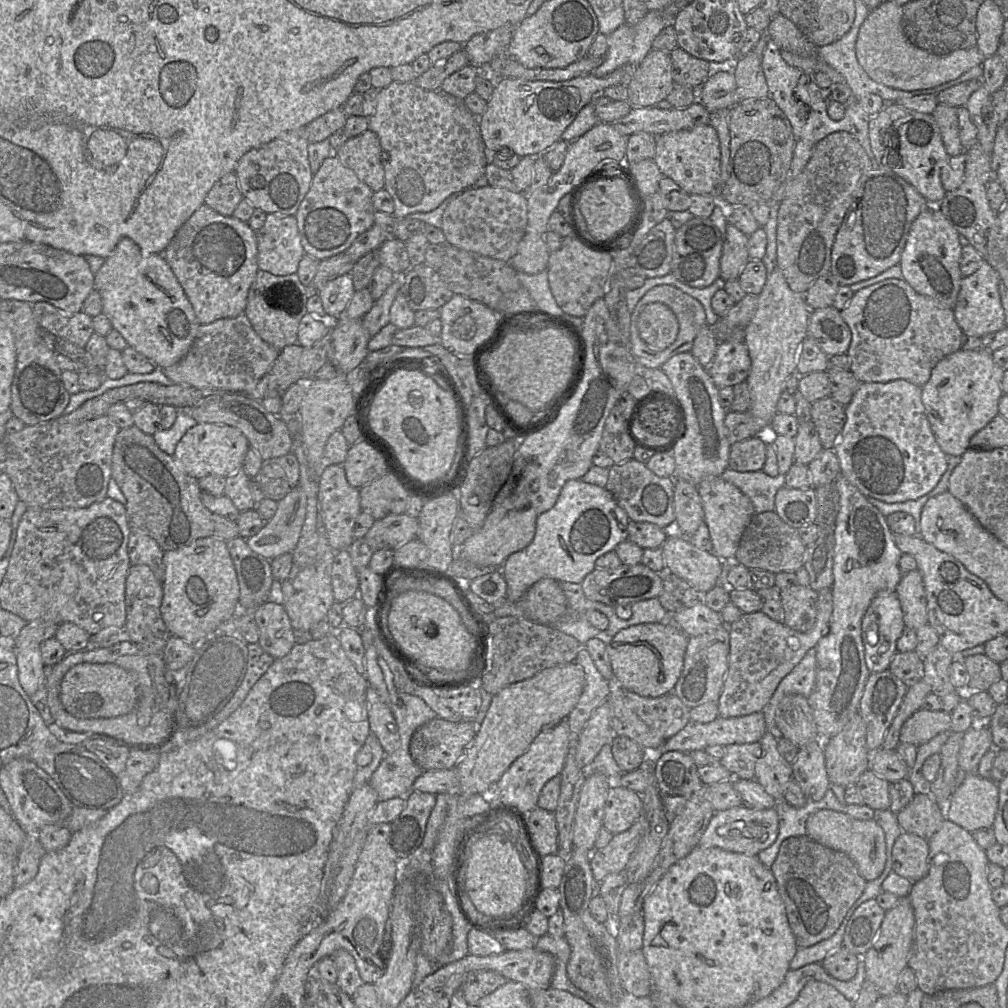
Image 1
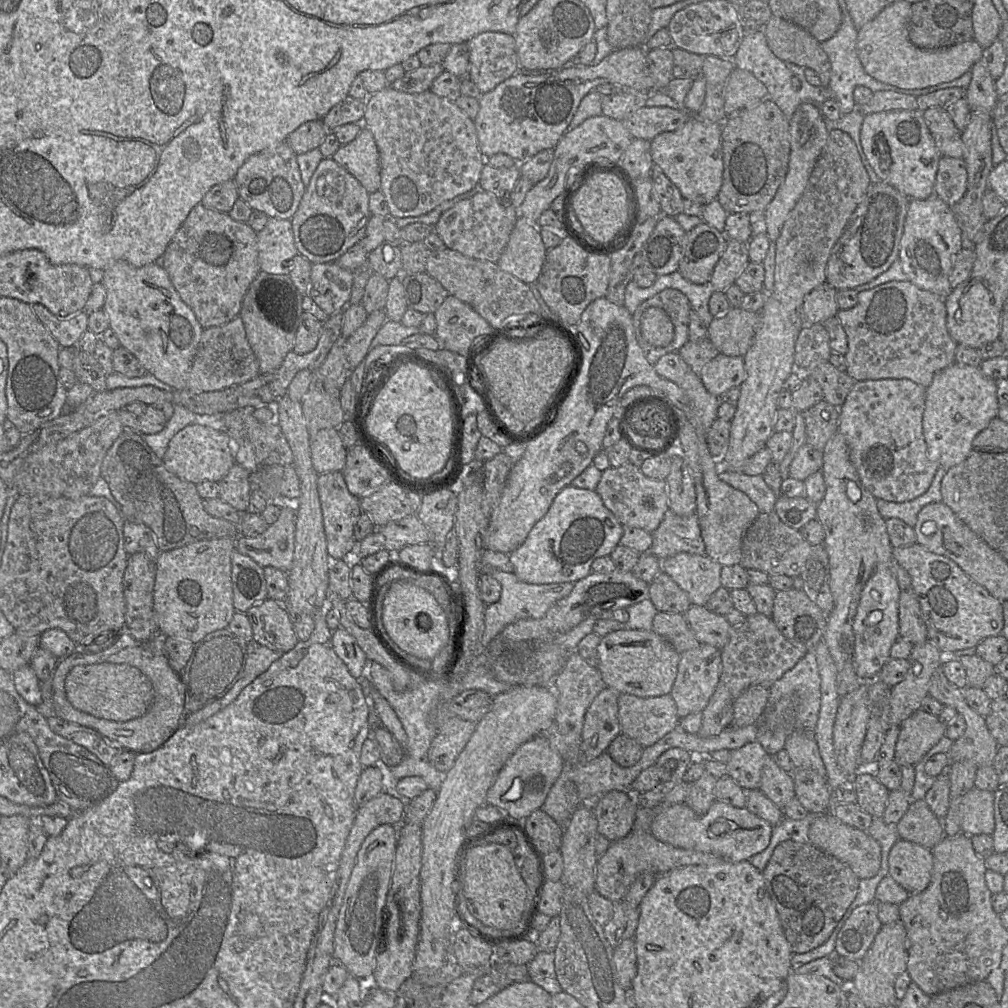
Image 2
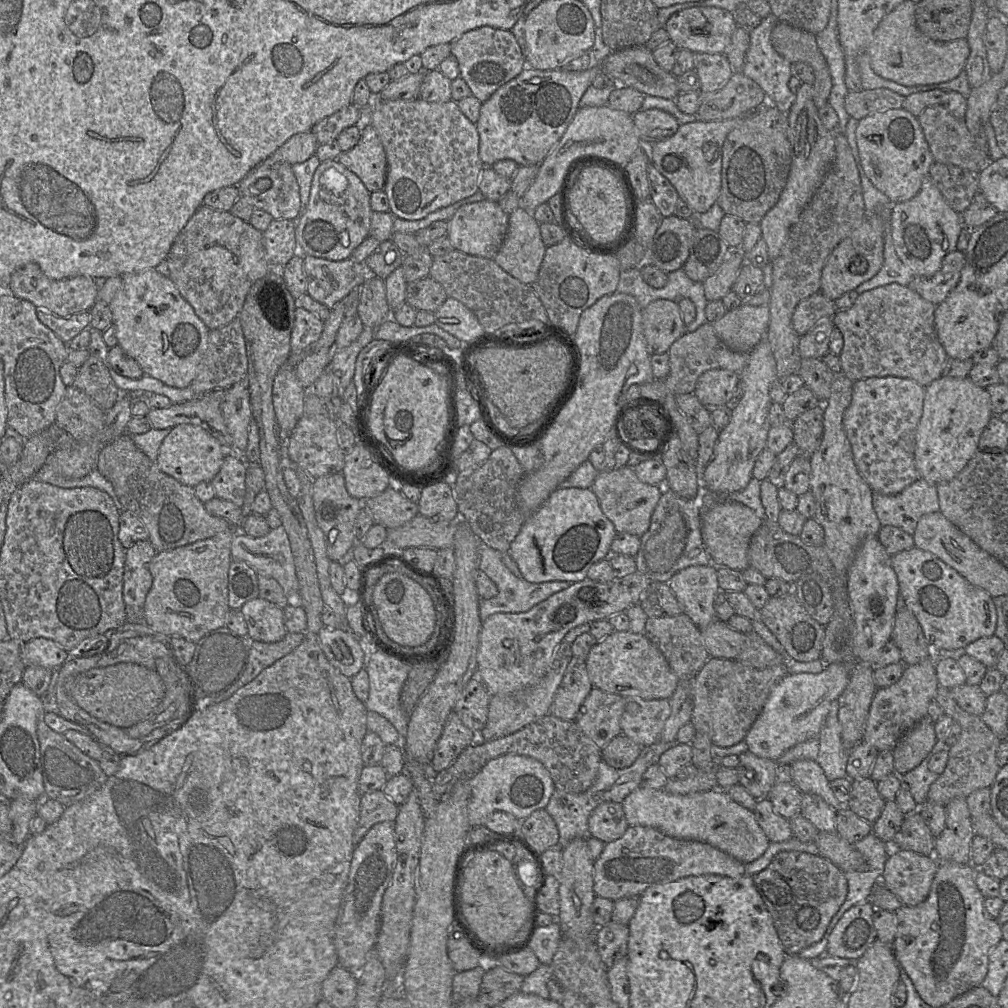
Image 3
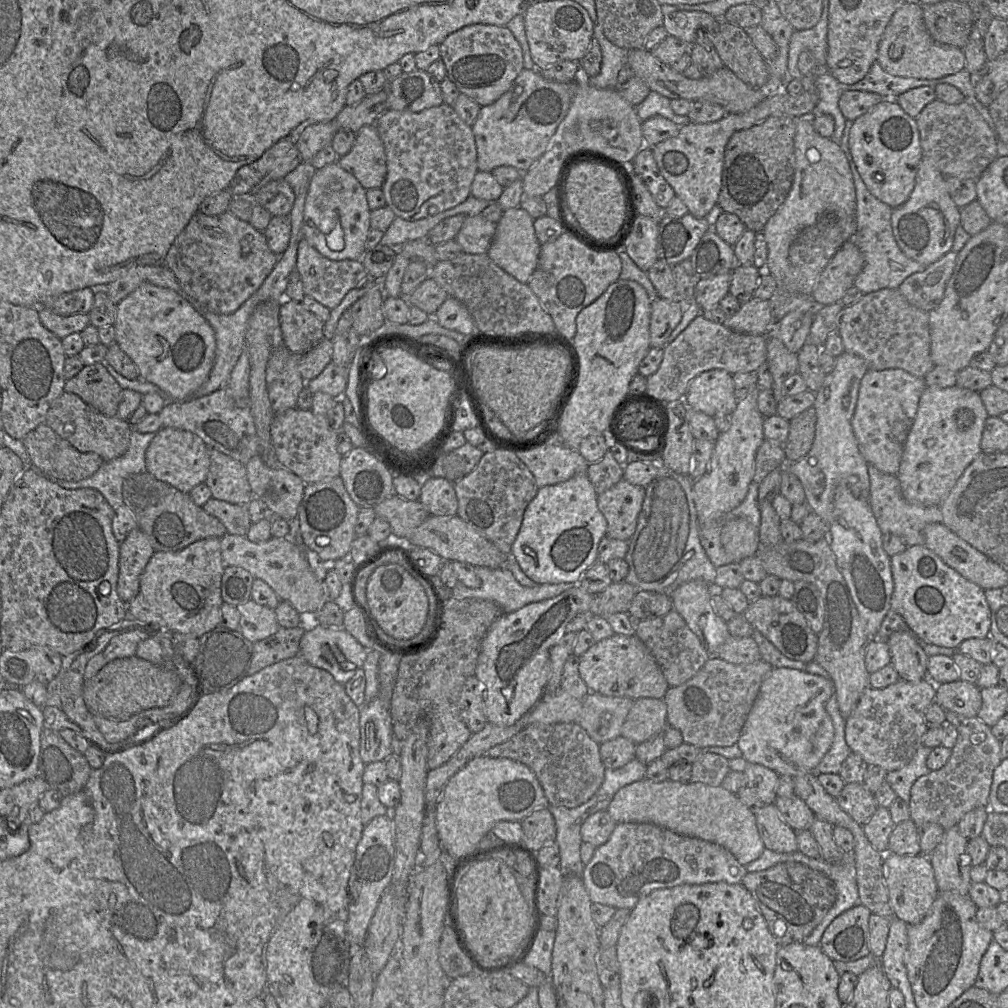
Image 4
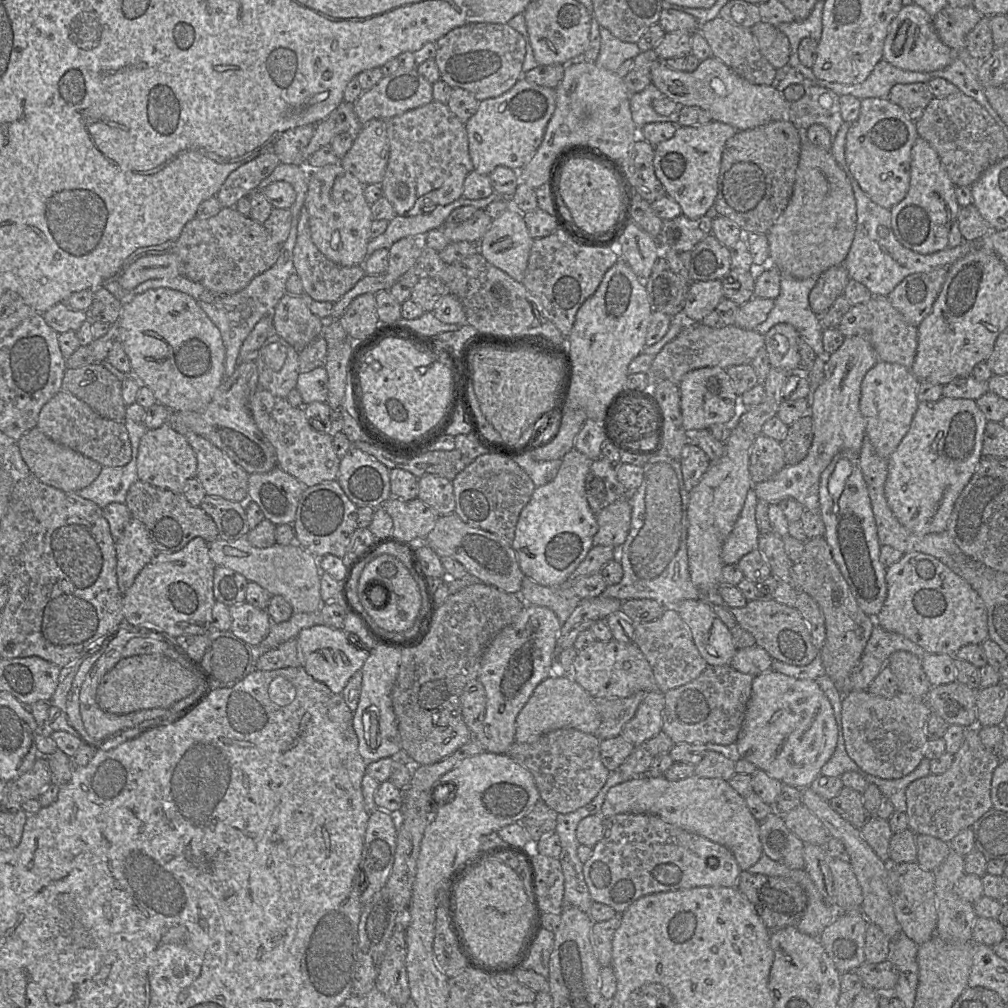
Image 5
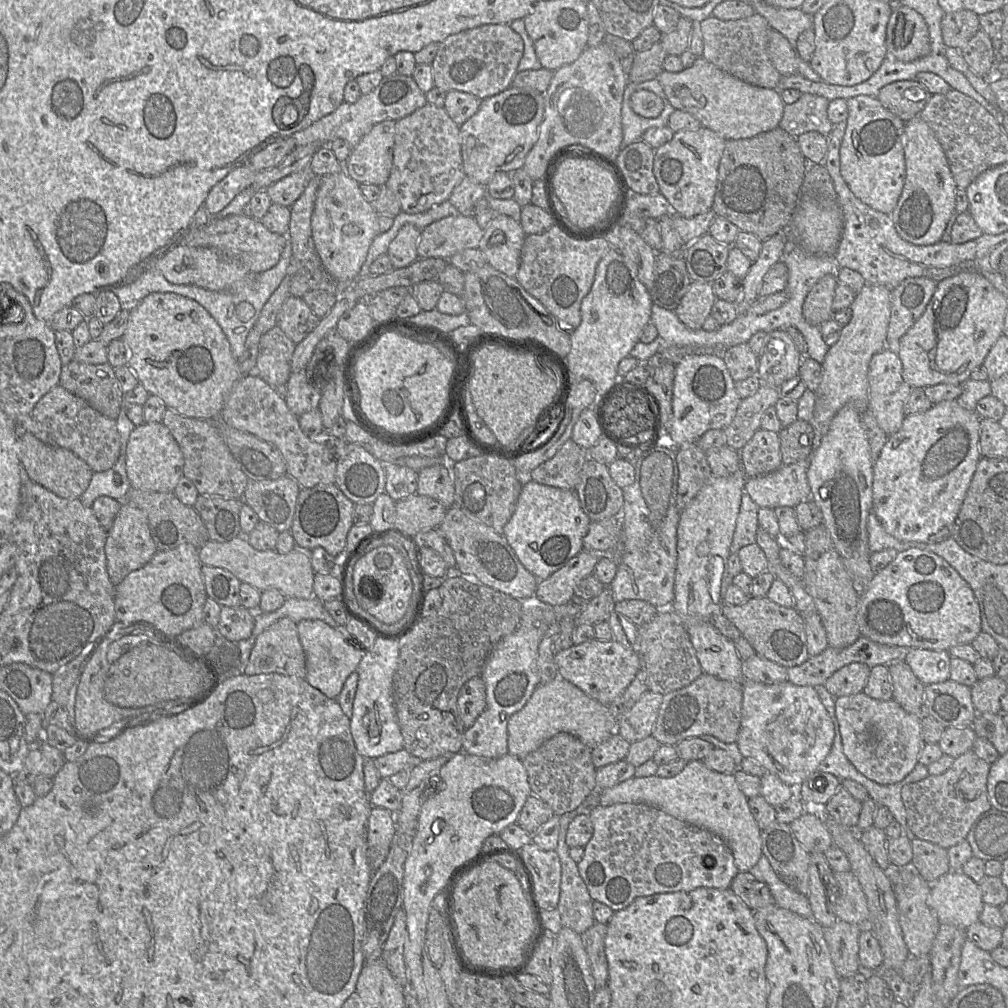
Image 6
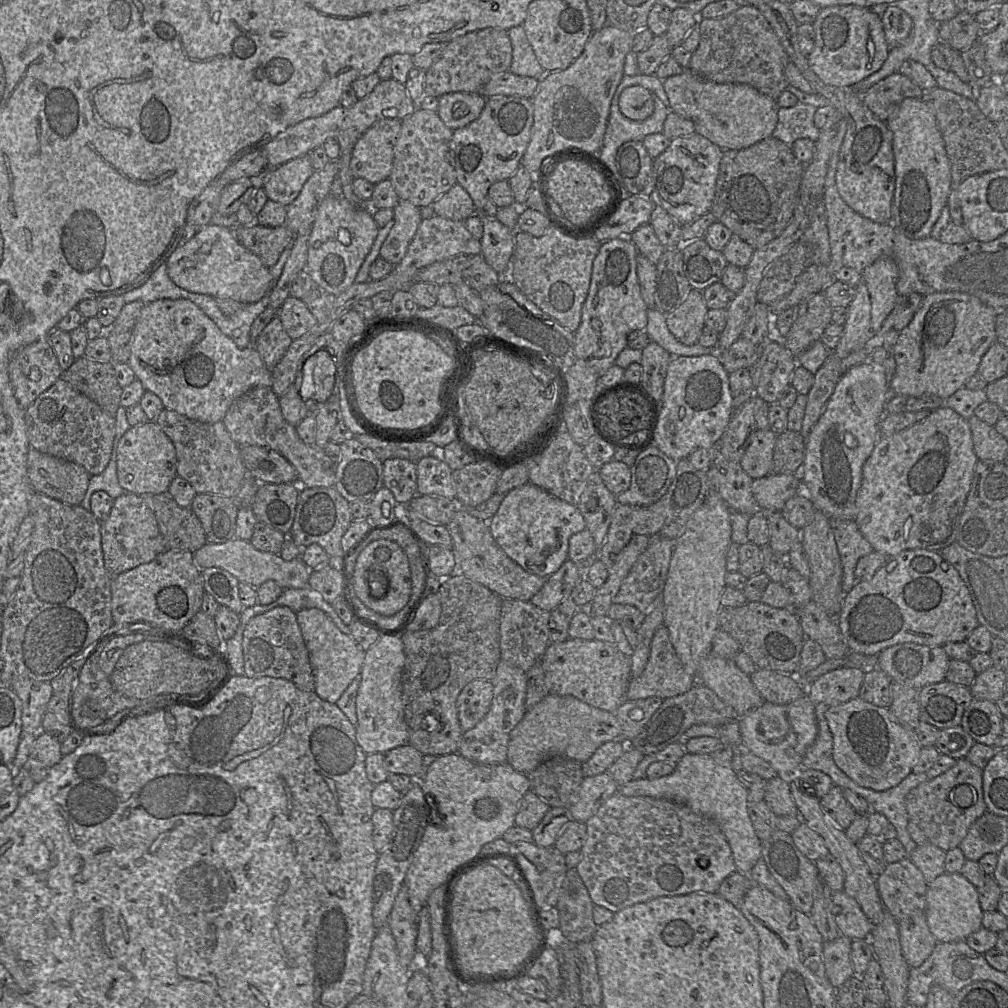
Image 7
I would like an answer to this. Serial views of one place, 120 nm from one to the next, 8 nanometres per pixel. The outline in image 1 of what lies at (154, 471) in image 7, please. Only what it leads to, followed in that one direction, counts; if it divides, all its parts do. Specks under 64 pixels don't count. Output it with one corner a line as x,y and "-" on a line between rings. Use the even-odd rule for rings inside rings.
197,423
177,443
173,459
187,475
200,479
208,475
228,477
242,468
248,449
247,438
237,428
214,423

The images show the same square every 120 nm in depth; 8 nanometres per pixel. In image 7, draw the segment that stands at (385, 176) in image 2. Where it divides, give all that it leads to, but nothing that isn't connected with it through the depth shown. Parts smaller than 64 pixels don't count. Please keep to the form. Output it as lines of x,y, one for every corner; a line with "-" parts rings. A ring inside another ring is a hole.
417,108
402,119
401,131
394,146
394,158
389,180
399,198
418,208
432,205
439,197
457,184
455,158
452,150
453,130
447,127
437,112

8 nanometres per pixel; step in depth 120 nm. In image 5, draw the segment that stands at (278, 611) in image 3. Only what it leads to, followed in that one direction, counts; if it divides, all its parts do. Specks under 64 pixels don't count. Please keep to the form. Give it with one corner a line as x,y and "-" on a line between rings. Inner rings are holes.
246,601
229,607
230,631
251,646
259,644
268,634
272,621
264,609
259,609

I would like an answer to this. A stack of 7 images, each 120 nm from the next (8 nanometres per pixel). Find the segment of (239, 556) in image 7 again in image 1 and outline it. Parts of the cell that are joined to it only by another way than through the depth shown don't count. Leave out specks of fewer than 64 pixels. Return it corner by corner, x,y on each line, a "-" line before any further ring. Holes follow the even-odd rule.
297,485
277,502
274,516
265,522
261,530
246,539
248,546
267,560
291,553
300,537
306,507
306,496

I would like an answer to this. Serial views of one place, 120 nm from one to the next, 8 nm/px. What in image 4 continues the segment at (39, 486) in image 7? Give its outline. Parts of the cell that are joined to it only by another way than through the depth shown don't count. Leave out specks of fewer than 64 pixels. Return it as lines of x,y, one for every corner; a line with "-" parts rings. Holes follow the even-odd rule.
41,424
21,440
29,457
29,463
41,474
54,480
80,481
93,475
104,460
92,452
79,452
62,439
49,426

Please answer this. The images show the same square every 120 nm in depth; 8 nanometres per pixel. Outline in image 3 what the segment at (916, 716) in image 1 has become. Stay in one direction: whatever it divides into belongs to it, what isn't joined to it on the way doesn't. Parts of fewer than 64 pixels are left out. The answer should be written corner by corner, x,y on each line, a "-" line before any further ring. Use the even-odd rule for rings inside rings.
928,718
921,720
901,737
893,749
894,772
902,775
917,767
936,742
934,723

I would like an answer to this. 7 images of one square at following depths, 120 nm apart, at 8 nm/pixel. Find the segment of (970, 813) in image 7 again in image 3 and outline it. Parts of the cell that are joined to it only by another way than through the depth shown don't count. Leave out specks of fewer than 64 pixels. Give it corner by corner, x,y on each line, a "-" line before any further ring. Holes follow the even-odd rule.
939,686
935,701
961,727
959,739
948,748
948,760
945,769
931,784
926,802
947,806
956,798
967,798
972,792
981,788
990,788
1000,769
997,750
1001,740
984,723
979,716
965,712
953,699
951,689

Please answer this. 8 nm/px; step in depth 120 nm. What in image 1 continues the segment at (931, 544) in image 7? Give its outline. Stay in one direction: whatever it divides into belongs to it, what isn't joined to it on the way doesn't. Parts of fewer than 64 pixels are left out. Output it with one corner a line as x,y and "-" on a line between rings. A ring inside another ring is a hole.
963,349
943,358
932,370
930,379
922,387
922,402
930,427
941,450
947,456
962,456
969,449
970,439
999,414
999,400
1002,391
1003,369
997,366
992,353
982,349

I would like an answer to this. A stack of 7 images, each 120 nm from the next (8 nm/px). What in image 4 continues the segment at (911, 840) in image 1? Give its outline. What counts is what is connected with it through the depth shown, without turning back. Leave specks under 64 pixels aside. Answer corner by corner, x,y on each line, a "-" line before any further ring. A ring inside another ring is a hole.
884,854
883,873
889,891
893,915
907,925
919,923
929,912
939,894
929,855

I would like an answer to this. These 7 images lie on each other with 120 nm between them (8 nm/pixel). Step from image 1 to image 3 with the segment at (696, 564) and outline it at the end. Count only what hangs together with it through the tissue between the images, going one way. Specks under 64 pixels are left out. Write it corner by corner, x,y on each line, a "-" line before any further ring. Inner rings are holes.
712,563
690,566
678,571
668,581
682,613
699,629
705,628
717,619
713,607
714,598
720,591
717,568

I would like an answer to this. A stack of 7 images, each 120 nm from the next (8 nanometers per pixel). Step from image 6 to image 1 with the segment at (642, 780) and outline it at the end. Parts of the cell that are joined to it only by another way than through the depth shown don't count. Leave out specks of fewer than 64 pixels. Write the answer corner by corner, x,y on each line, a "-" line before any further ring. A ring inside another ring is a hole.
741,805
715,812
698,843
698,847
702,849
720,848
728,852
754,856
770,847
777,835
778,814
775,807
756,810

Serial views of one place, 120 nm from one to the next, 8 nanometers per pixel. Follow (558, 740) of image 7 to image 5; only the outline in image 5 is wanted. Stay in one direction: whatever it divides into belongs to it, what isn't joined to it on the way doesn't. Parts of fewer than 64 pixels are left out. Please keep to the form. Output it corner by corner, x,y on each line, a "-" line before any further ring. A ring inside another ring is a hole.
554,673
538,684
517,715
515,742
534,741
541,735
560,728
573,728
584,733
595,734
599,725
600,715
597,710
597,699
589,695
574,680

